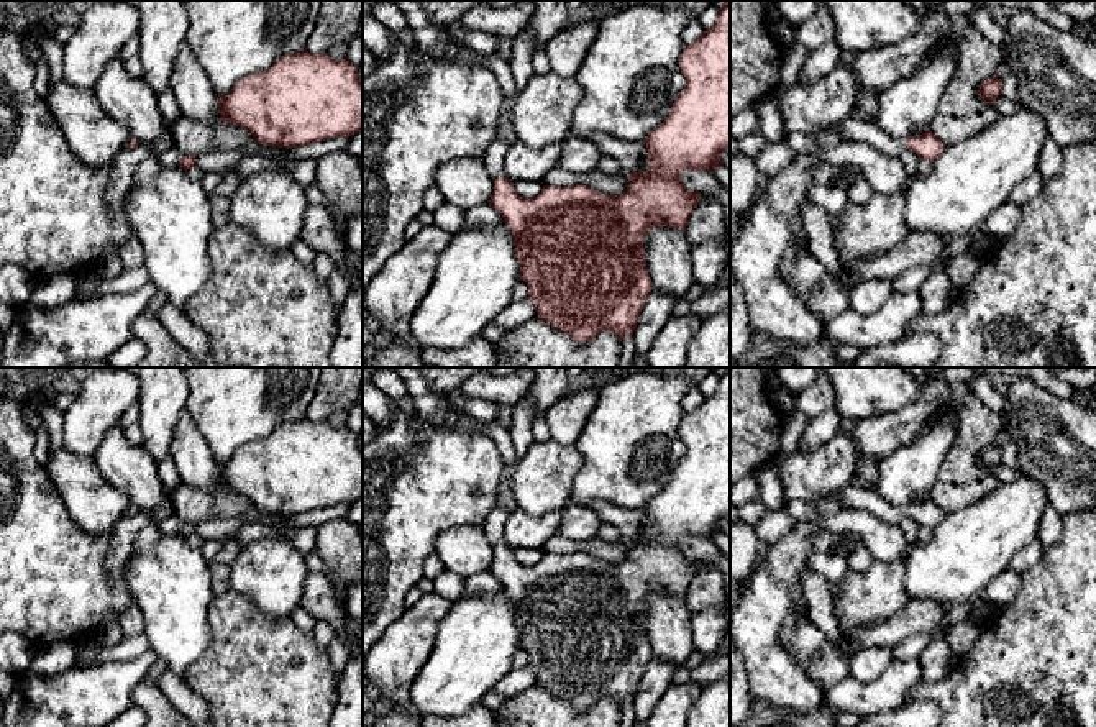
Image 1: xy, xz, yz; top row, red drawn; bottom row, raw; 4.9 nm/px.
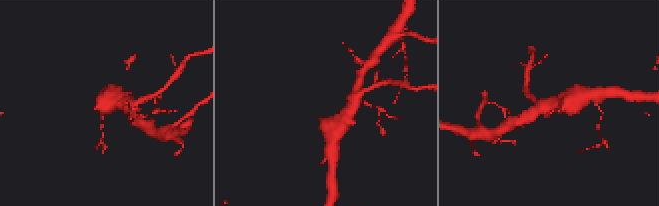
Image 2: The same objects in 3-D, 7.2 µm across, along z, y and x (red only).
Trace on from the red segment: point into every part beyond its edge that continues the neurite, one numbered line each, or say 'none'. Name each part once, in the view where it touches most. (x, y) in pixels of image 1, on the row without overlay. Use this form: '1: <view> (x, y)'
1: xz (494, 522)

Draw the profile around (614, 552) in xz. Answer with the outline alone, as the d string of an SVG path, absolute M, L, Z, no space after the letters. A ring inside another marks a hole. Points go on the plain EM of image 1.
M556 533L545 542L541 550L558 555L582 551L609 563L620 563L628 556L628 545L625 540L605 542L597 535L587 542L573 542Z

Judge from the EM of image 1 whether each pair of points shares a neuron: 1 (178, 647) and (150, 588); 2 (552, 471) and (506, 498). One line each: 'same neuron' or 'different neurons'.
1: same neuron
2: different neurons

